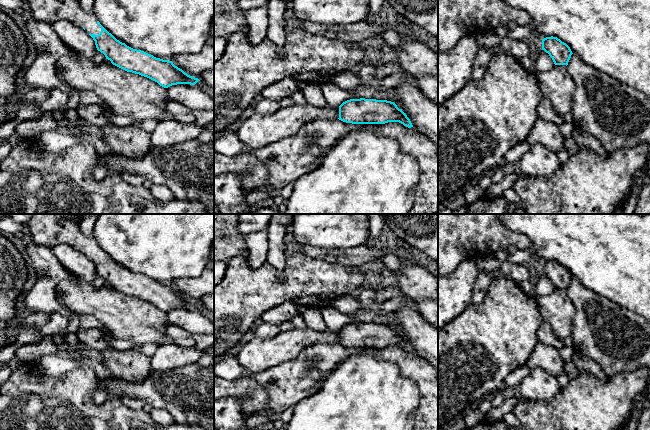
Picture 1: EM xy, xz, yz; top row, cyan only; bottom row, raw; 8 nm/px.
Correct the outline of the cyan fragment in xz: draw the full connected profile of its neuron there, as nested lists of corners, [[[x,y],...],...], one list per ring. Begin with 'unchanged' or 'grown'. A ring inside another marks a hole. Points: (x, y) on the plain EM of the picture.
unchanged | [[[350,323],[339,330],[339,344],[352,348],[399,346],[413,351],[407,339],[394,326],[376,323]]]

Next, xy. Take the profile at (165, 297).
grown | [[[33,214],[25,226],[31,234],[33,241],[39,245],[52,248],[57,244],[66,243],[72,248],[83,252],[95,265],[97,274],[103,277],[106,283],[110,284],[113,289],[127,296],[147,301],[164,312],[177,308],[195,309],[200,305],[198,302],[188,299],[175,290],[172,285],[156,282],[151,278],[133,273],[117,264],[100,248],[94,238],[84,236],[81,233],[79,225],[83,217],[83,214]]]

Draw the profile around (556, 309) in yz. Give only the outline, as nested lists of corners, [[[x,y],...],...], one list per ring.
[[[555,289],[551,294],[538,297],[540,314],[559,340],[571,335],[571,323],[575,309],[566,289]]]

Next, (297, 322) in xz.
[[[301,314],[293,317],[290,320],[290,323],[296,329],[304,329],[304,328],[306,328],[306,323],[305,323],[304,318],[303,318],[303,316]]]

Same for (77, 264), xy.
[[[60,243],[52,248],[52,252],[60,265],[71,275],[85,282],[91,282],[97,272],[93,262],[81,251],[66,243]]]

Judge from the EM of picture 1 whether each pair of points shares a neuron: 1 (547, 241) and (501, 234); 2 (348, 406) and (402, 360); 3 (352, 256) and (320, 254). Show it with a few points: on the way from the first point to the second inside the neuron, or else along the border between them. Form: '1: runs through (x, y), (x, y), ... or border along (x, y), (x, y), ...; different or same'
1: border along (507, 229), (523, 233), (532, 246); different
2: border along (375, 352), (377, 358), (392, 362), (413, 380); different
3: runs through (344, 256), (328, 255); same

